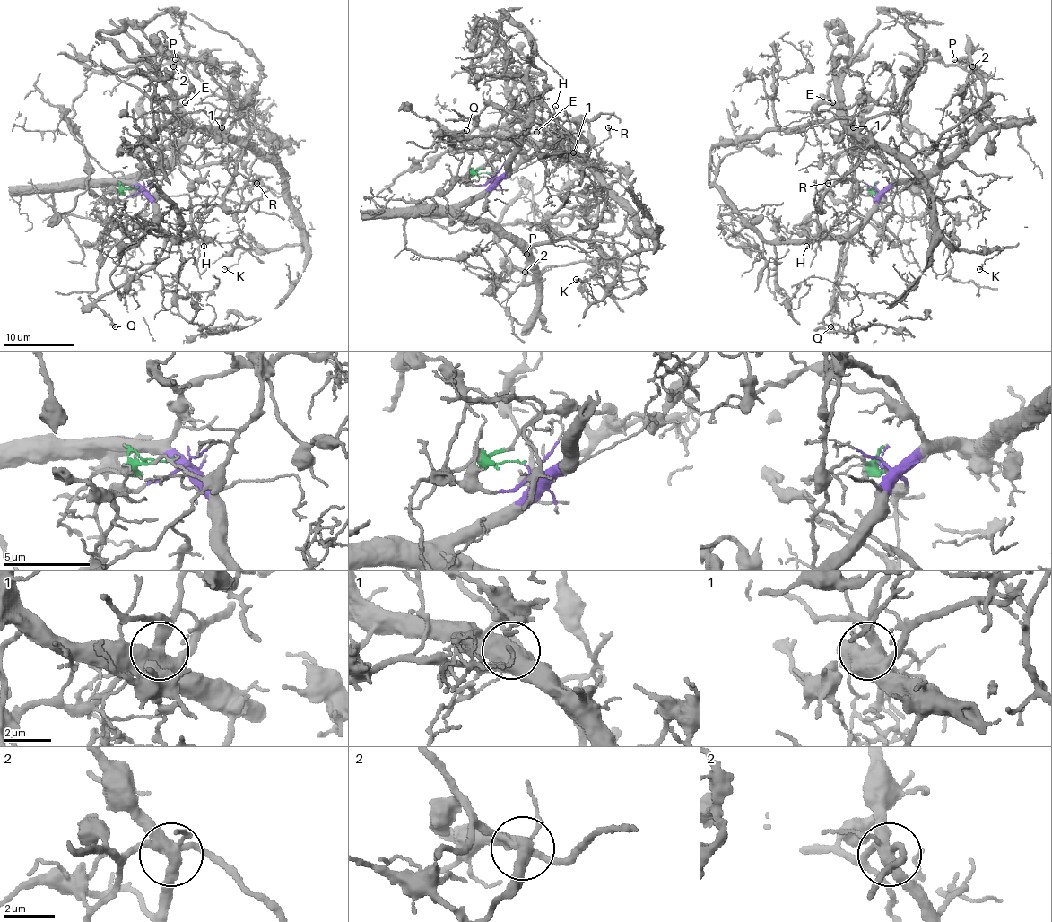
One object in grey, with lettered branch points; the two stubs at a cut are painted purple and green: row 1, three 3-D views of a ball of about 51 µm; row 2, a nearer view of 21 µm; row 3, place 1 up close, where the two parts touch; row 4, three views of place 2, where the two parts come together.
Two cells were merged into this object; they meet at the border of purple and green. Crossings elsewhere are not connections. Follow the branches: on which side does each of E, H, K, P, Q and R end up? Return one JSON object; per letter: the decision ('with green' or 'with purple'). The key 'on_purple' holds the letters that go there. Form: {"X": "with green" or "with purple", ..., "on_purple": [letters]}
{"E": "with green", "H": "with green", "K": "with green", "P": "with purple", "Q": "with purple", "R": "with green", "on_purple": ["P", "Q"]}

